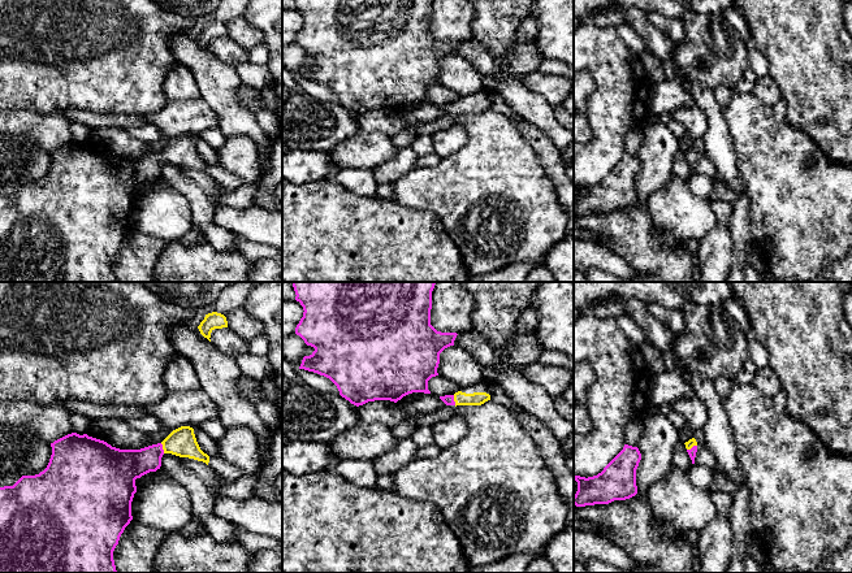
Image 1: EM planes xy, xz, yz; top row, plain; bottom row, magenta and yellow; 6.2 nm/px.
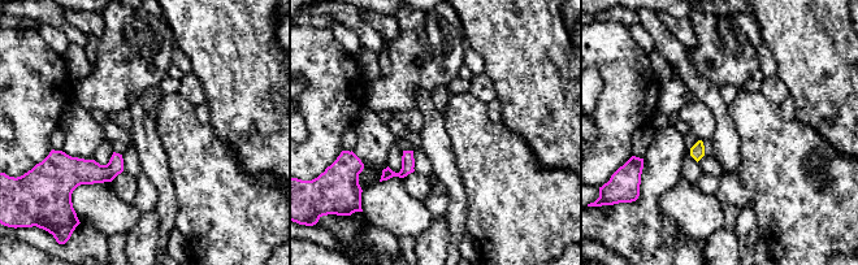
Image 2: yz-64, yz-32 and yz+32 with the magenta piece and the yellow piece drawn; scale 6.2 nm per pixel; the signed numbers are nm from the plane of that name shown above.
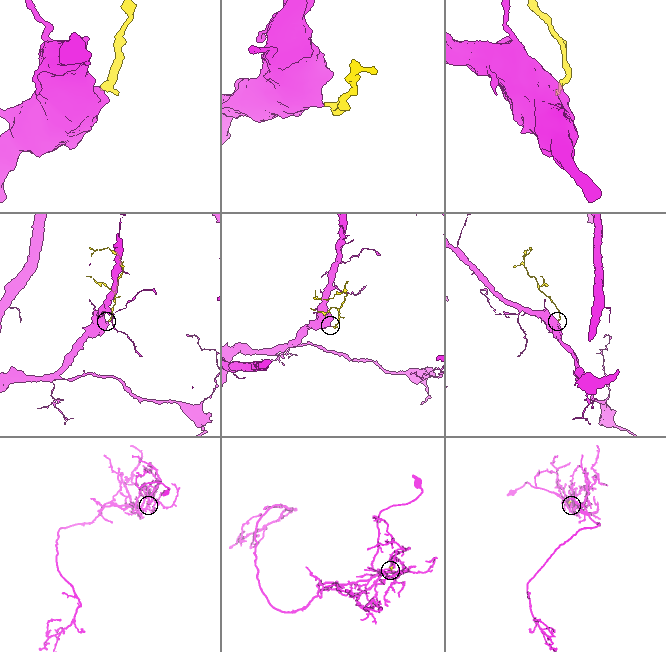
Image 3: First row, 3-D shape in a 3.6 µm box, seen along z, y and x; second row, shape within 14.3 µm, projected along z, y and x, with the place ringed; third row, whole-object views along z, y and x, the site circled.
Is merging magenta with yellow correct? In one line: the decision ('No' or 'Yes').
Yes

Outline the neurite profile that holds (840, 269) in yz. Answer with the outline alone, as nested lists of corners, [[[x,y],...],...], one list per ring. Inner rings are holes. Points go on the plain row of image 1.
[[[852,249],[845,257],[829,261],[816,282],[852,282]]]

